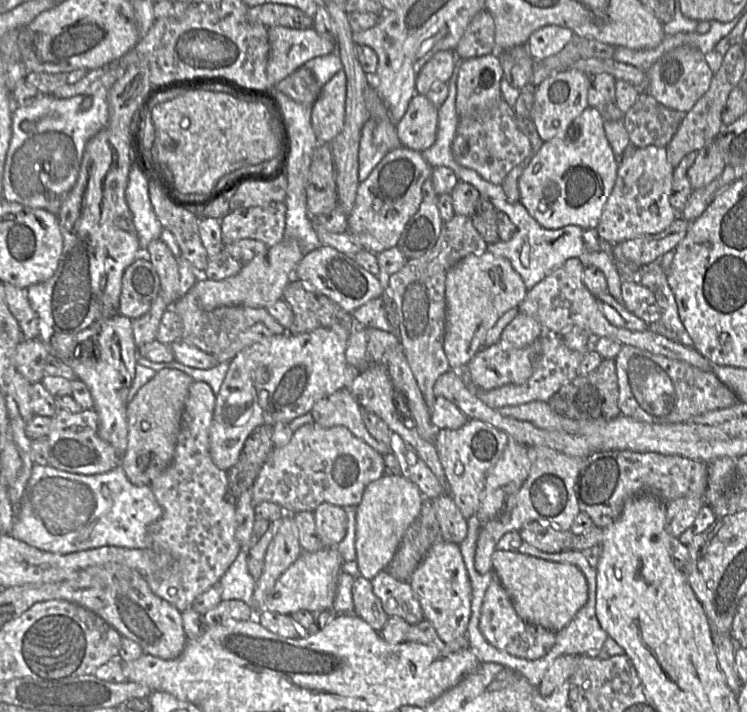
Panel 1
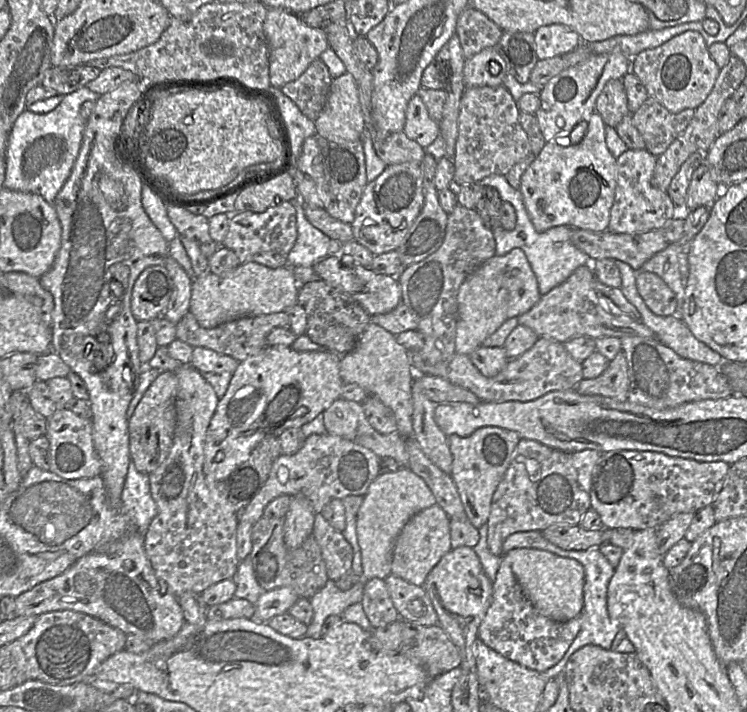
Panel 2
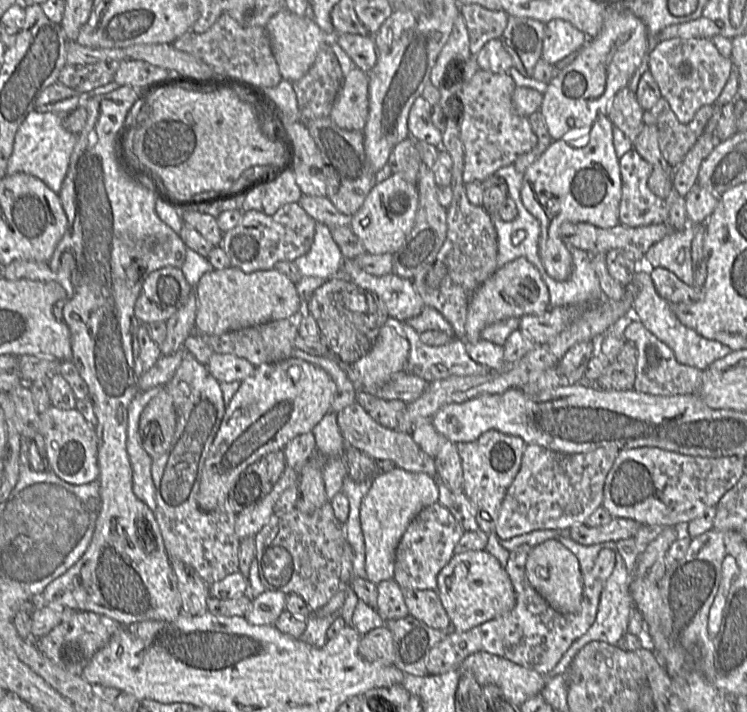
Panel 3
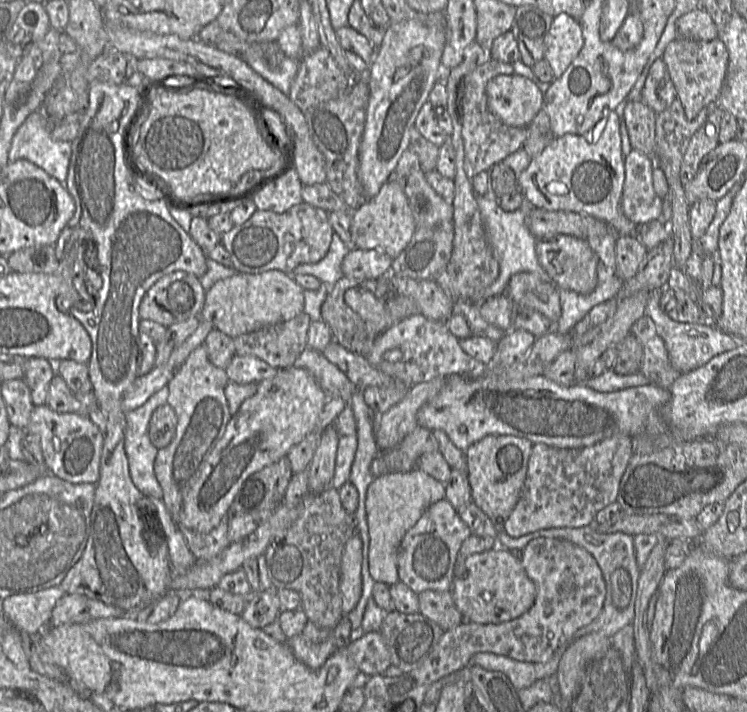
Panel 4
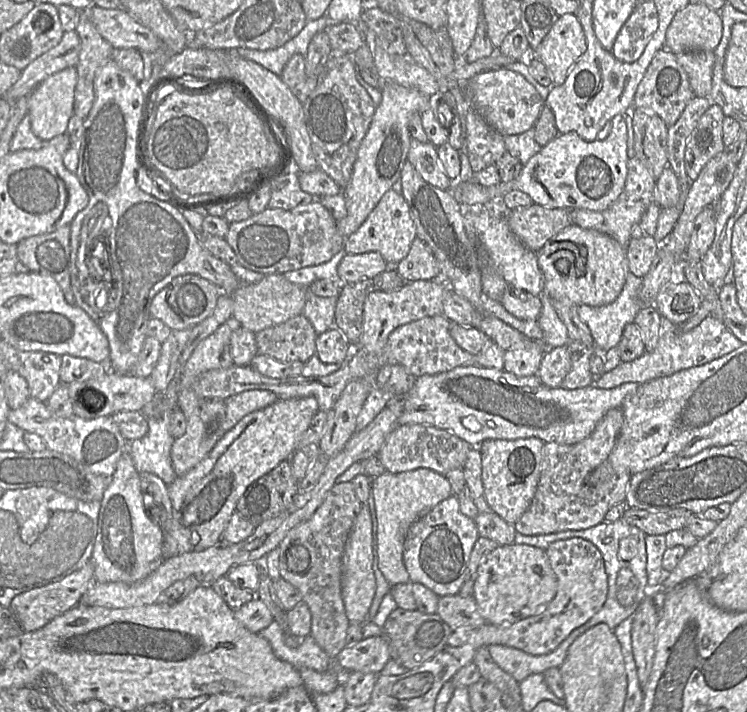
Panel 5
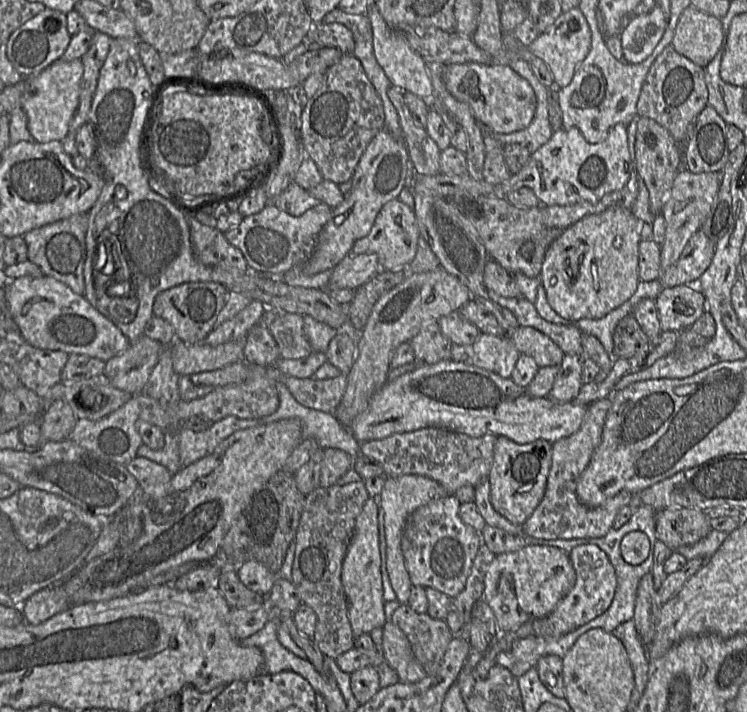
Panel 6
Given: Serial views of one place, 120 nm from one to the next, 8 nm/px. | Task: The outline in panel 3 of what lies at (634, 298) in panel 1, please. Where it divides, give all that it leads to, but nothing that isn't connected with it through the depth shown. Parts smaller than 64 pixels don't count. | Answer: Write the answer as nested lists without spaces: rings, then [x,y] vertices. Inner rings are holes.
[[[664,268],[650,269],[650,277],[660,297],[672,306],[702,298],[702,291],[699,288],[685,284],[675,274]]]

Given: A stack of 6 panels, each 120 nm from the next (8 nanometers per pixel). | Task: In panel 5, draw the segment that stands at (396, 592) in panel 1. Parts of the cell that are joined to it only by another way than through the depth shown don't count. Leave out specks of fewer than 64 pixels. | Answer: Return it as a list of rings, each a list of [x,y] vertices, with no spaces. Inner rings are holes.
[[[459,594],[440,597],[436,614],[452,631],[459,627],[480,626],[487,623],[479,613],[475,599],[464,598]]]

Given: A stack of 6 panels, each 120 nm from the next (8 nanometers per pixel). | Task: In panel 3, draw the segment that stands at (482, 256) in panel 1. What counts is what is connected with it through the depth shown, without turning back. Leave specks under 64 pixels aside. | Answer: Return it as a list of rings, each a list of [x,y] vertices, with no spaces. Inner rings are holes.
[[[519,257],[497,270],[471,297],[465,322],[464,341],[473,343],[479,339],[481,331],[495,322],[524,315],[540,315],[548,308],[549,290],[537,268],[526,258]]]

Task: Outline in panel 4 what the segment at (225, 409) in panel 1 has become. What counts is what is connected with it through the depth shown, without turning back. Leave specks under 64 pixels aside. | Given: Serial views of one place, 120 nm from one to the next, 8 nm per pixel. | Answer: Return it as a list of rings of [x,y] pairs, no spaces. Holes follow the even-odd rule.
[[[294,366],[279,369],[274,377],[257,383],[256,393],[246,399],[239,410],[231,416],[222,438],[206,458],[199,474],[189,480],[179,521],[187,528],[199,533],[208,533],[214,529],[221,519],[228,515],[235,495],[250,475],[287,456],[293,446],[315,431],[327,398],[327,394],[306,369]]]

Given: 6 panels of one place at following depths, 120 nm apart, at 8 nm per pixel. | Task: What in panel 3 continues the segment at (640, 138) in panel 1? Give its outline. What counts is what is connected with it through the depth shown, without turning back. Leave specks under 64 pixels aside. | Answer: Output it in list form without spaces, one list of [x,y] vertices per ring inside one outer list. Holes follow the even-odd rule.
[[[662,97],[651,109],[644,111],[643,122],[656,126],[660,151],[672,168],[676,169],[682,163],[705,131],[714,109],[715,104],[701,107],[687,124],[679,122],[669,103]]]

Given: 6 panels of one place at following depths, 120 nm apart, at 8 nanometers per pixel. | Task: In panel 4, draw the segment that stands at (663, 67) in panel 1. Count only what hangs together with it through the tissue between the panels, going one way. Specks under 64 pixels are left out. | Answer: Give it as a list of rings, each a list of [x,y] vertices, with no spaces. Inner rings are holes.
[[[677,37],[666,46],[661,58],[687,119],[694,119],[702,108],[717,101],[729,63],[729,54],[721,39],[697,41]]]

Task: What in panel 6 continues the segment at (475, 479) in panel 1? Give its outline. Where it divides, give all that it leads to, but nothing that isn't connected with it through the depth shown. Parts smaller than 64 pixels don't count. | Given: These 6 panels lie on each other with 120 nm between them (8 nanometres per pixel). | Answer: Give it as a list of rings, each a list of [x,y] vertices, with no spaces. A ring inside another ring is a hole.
[[[496,436],[493,463],[487,477],[495,511],[512,524],[522,526],[543,499],[551,462],[552,443],[546,440],[517,444],[505,436]]]

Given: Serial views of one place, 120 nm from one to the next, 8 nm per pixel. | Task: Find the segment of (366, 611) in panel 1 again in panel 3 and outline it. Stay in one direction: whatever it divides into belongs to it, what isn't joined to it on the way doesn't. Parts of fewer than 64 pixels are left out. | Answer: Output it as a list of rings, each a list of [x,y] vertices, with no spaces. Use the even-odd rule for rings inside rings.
[[[393,579],[377,585],[378,598],[376,612],[384,621],[398,620],[409,615],[402,589]]]

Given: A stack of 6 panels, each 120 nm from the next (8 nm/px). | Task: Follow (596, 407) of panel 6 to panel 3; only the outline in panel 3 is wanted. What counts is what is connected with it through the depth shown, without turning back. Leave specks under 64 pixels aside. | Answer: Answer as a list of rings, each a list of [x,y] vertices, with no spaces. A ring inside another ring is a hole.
[[[527,444],[520,469],[501,504],[493,533],[498,539],[508,540],[531,531],[566,530],[585,524],[587,518],[602,505],[605,479],[619,452],[617,448],[598,448],[584,453],[566,454]]]

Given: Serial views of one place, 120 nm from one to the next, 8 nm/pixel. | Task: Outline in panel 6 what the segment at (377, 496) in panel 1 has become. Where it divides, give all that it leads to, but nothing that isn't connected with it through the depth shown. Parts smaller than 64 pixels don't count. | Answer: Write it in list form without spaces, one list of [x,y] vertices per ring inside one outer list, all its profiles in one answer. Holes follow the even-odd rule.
[[[402,475],[387,477],[380,493],[380,505],[384,511],[384,529],[386,540],[386,568],[391,586],[399,603],[407,604],[412,583],[405,567],[405,560],[401,548],[401,538],[407,518],[417,508],[440,498],[446,497],[448,492],[435,480],[421,475]]]

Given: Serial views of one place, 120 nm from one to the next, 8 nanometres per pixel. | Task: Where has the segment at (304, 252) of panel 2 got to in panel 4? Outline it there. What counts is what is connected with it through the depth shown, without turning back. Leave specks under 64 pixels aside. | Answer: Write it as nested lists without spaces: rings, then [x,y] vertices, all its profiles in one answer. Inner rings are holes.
[[[334,232],[326,256],[317,263],[297,266],[291,275],[313,275],[318,278],[322,284],[333,286],[343,276],[342,261],[349,251],[350,248]]]

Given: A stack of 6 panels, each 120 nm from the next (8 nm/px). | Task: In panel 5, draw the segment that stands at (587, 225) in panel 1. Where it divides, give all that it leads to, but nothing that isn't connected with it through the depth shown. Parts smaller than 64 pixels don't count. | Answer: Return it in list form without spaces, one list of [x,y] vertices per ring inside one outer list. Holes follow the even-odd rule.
[[[618,114],[611,121],[612,129],[602,141],[583,140],[574,131],[558,134],[528,160],[520,175],[511,182],[500,181],[492,186],[483,186],[476,180],[454,182],[448,191],[462,206],[501,201],[507,192],[520,190],[528,194],[533,203],[544,207],[601,212],[622,193],[628,172],[627,126],[624,116]],[[570,225],[538,251],[538,265],[544,277],[544,291],[551,299],[568,300],[575,305],[604,306],[620,295],[629,273],[626,247],[602,232]]]

